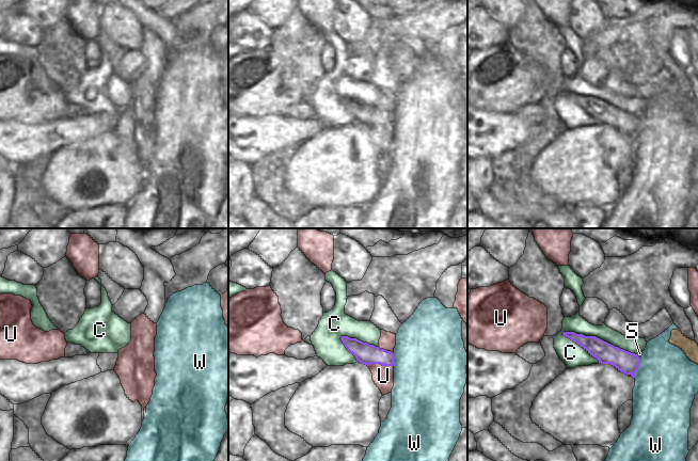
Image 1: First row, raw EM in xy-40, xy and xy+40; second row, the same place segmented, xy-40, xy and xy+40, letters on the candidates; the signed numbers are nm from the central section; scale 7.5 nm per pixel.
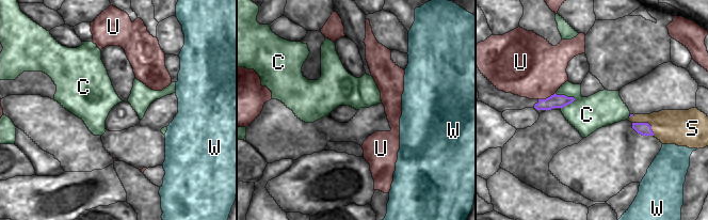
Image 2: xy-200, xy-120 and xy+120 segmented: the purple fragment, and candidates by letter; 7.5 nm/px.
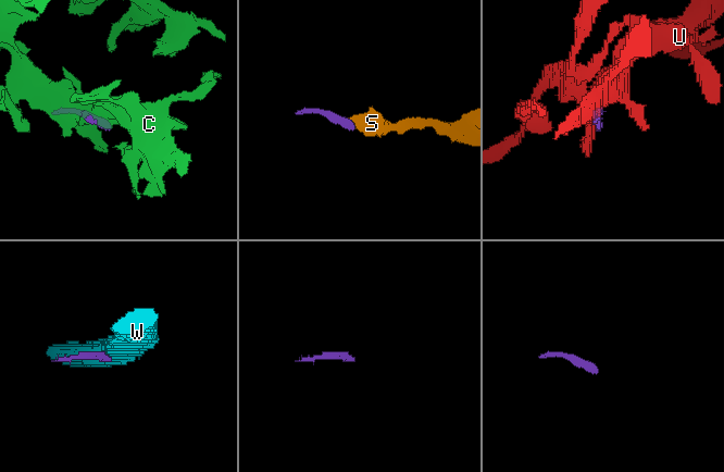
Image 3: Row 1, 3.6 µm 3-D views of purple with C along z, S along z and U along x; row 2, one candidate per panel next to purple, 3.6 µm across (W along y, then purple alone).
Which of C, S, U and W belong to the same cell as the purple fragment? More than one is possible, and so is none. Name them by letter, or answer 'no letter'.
S

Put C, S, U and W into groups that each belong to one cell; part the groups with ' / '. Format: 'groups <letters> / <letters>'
groups C / S / U / W

